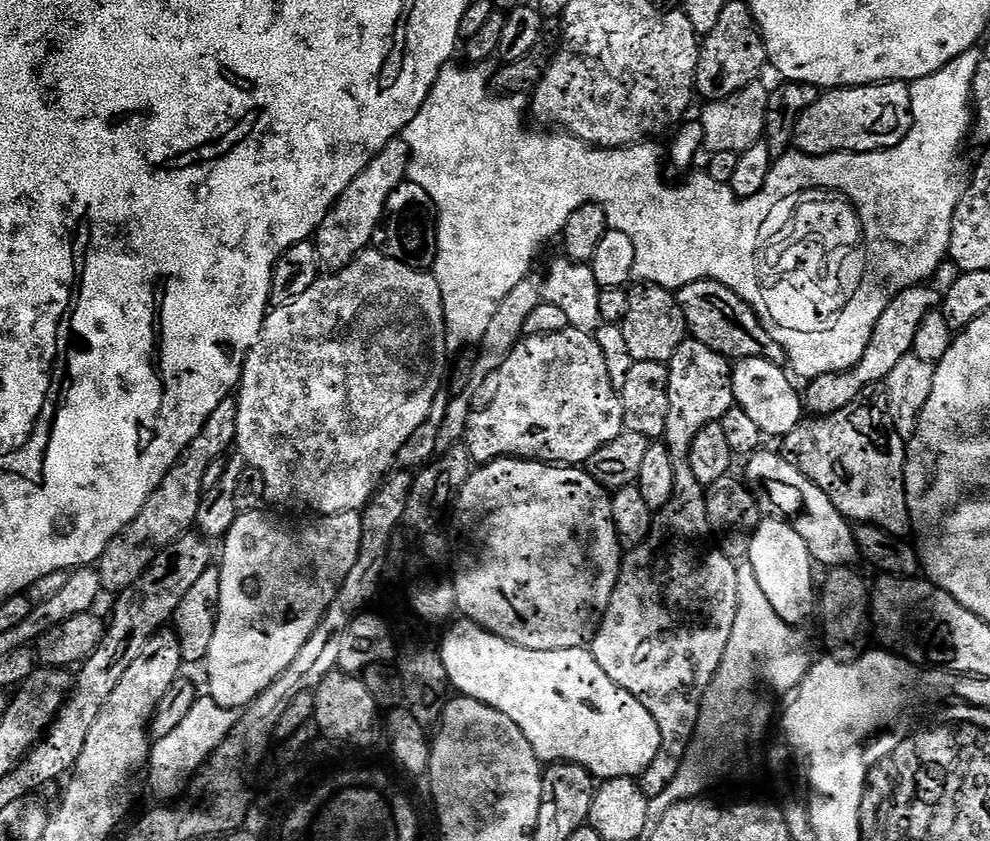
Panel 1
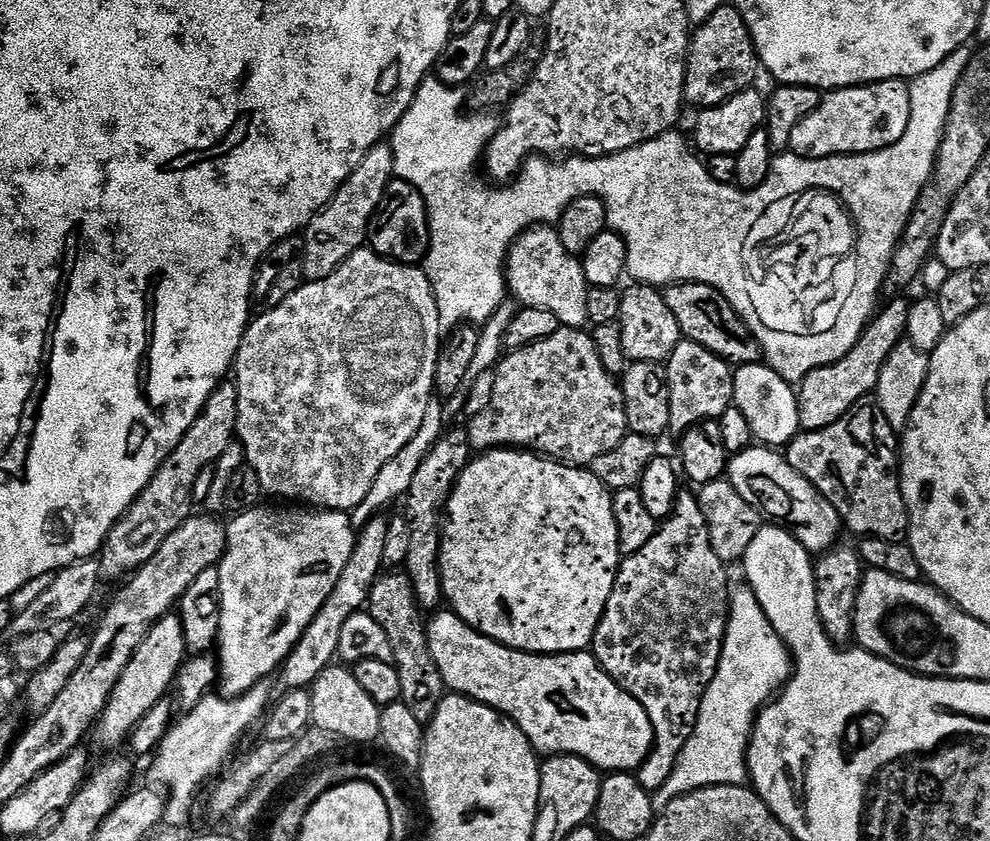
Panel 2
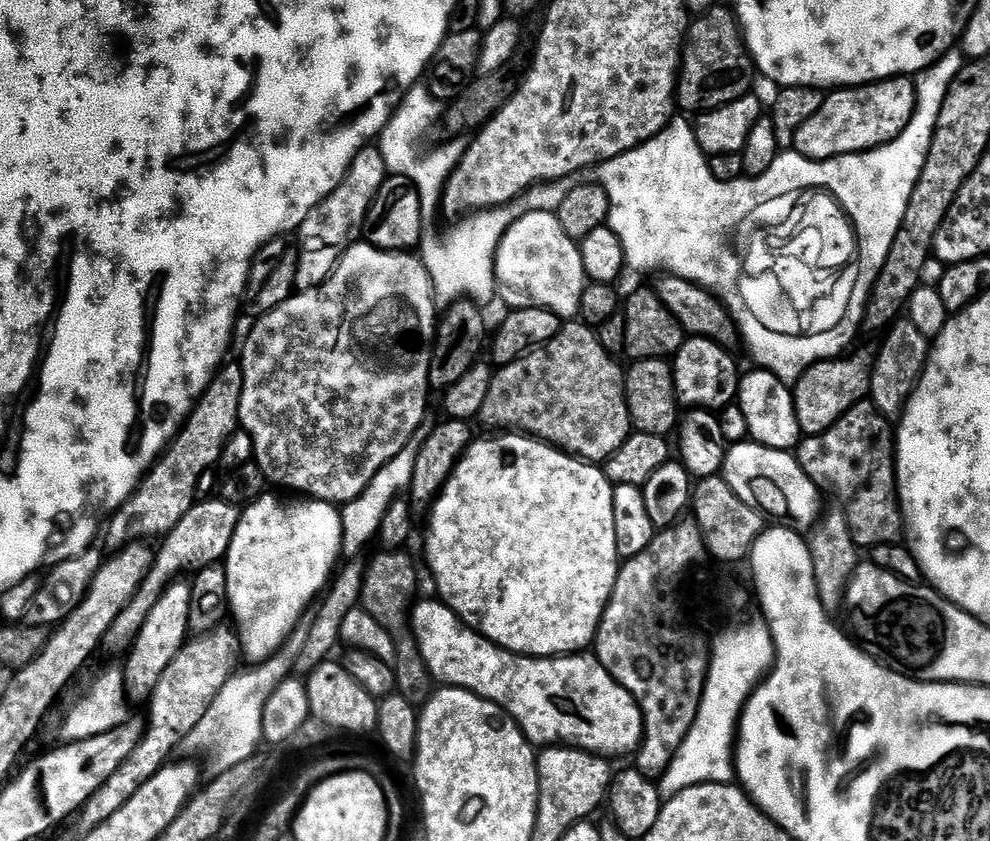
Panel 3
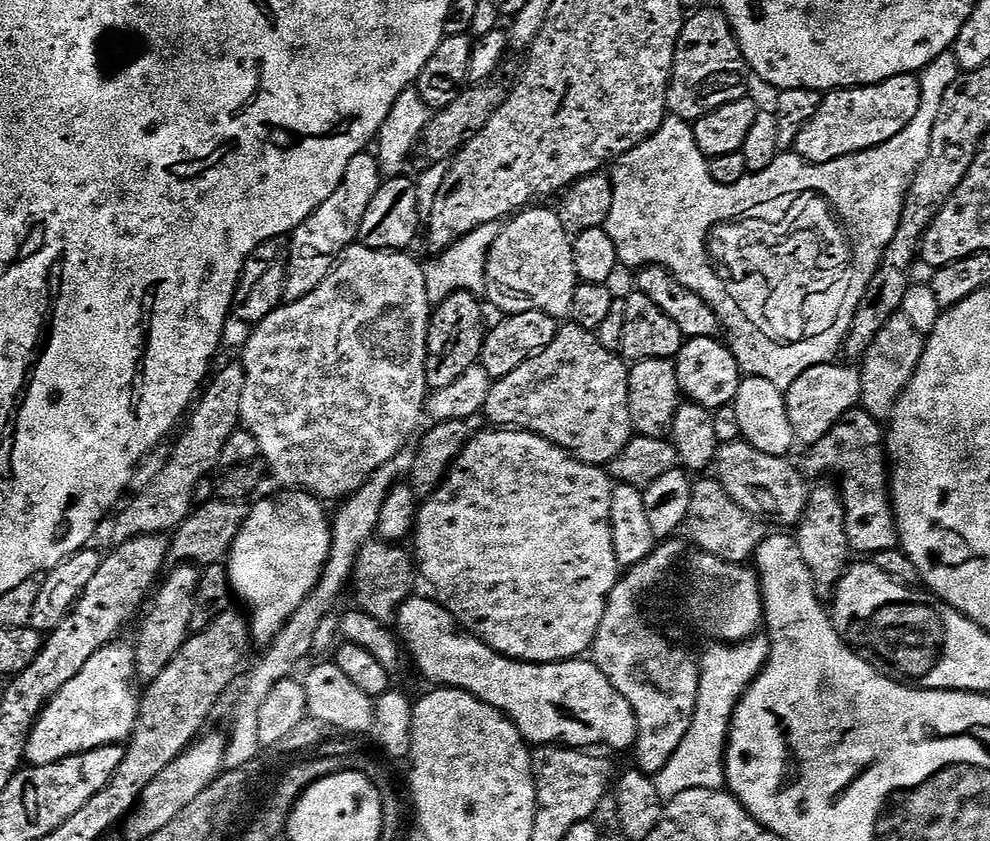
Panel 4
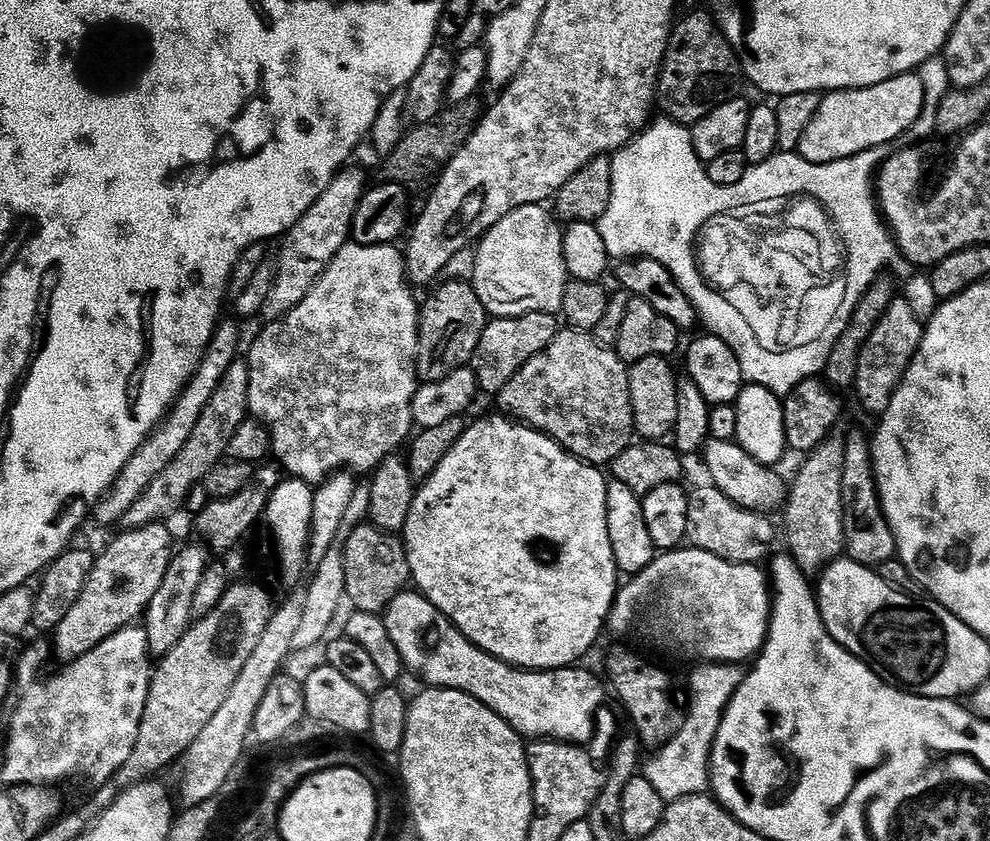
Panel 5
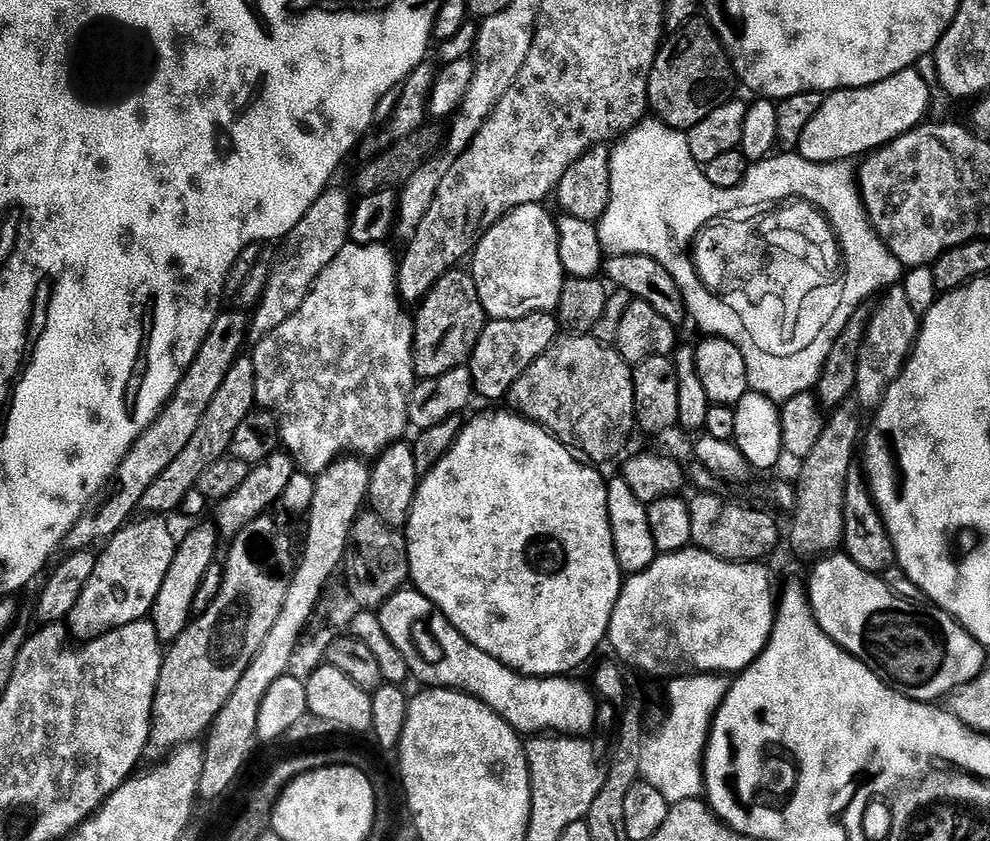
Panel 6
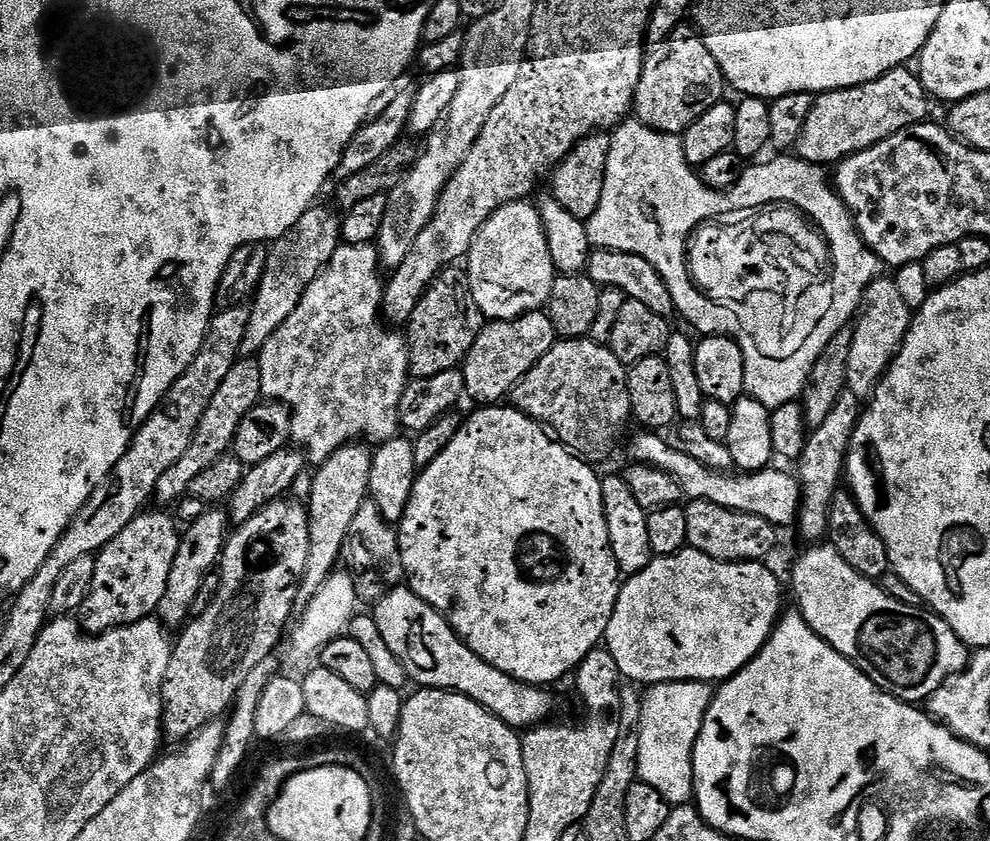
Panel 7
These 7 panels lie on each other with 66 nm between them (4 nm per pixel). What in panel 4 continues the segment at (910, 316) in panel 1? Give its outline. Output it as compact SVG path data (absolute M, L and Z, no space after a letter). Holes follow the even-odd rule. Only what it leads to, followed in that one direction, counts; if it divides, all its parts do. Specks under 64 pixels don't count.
M841 362L815 364L806 369L784 392L786 415L793 430L797 445L811 446L817 444L829 430L847 417L860 404L859 367Z

